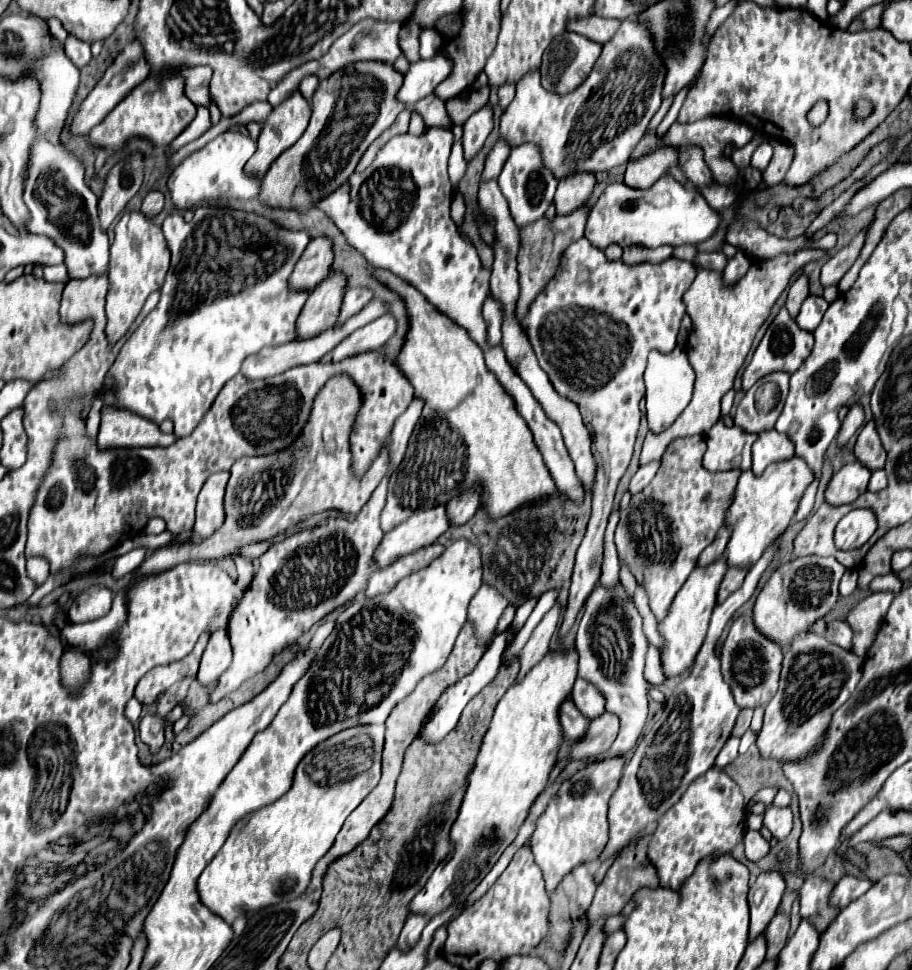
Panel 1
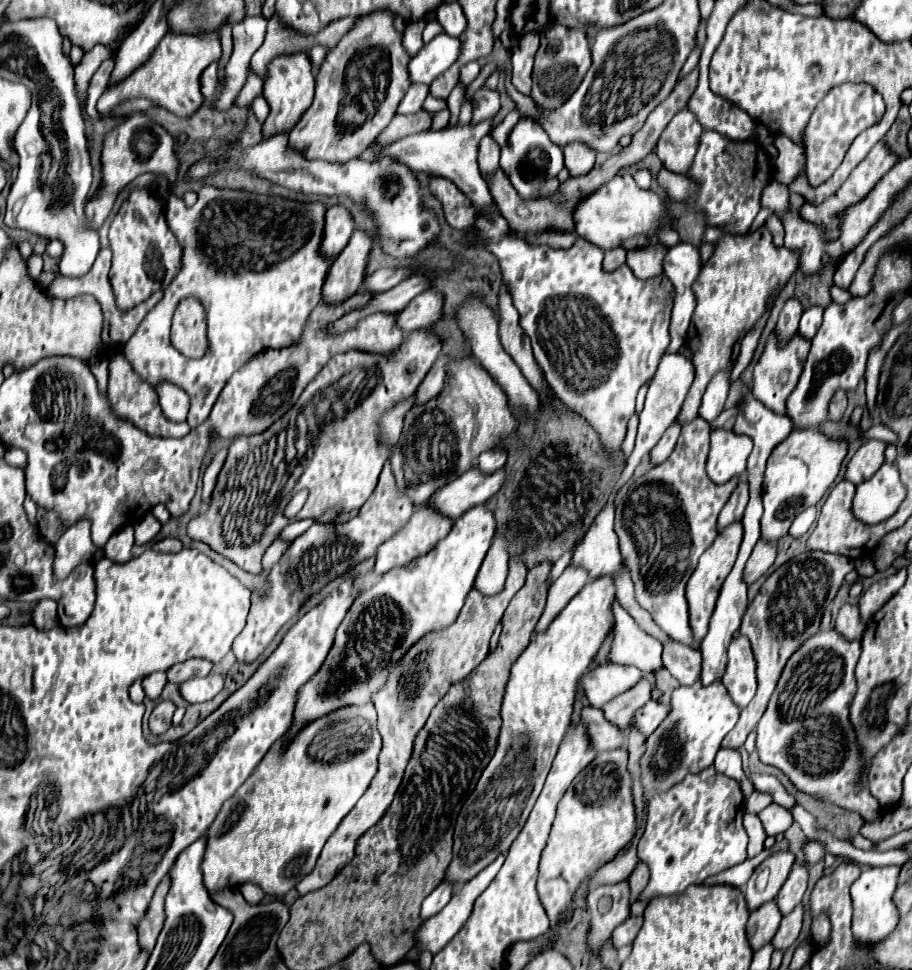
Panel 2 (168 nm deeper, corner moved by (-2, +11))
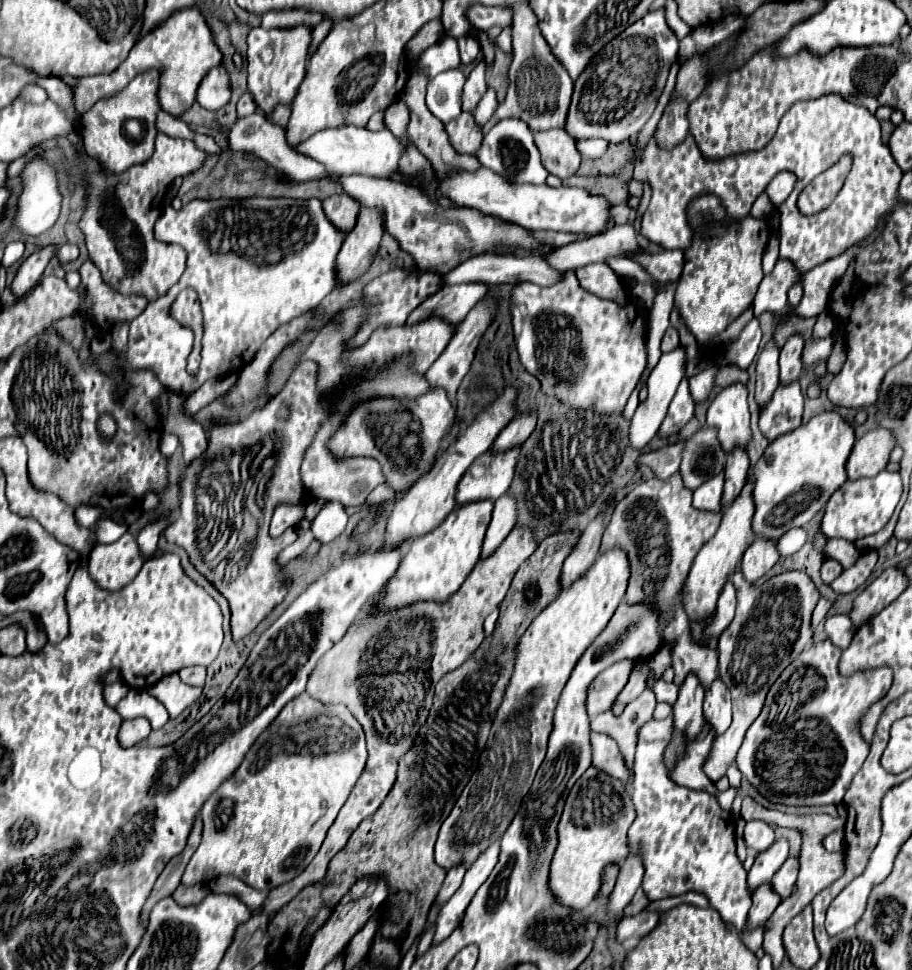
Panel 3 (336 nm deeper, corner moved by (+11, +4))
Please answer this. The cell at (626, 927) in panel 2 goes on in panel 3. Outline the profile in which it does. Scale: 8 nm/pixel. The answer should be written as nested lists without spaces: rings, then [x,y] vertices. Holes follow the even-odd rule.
[[[643,911],[635,917],[623,917],[617,927],[617,939],[627,941],[631,937],[639,939],[639,937],[647,935],[649,931],[655,929],[655,925],[659,923],[659,917],[661,917],[659,911]]]

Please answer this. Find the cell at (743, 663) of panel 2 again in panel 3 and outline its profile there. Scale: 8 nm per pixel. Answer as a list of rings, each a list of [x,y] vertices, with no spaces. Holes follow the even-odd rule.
[[[717,679],[711,685],[711,691],[705,693],[703,715],[709,719],[717,735],[725,733],[731,725],[731,699],[727,699],[727,687],[723,687]]]

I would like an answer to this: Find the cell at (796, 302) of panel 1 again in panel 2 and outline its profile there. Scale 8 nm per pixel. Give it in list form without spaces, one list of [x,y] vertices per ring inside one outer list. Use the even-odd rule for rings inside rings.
[[[794,296],[788,298],[788,302],[784,304],[782,312],[780,312],[780,318],[778,318],[778,336],[780,336],[780,342],[786,342],[790,340],[796,332],[798,332],[798,322],[800,322],[800,316],[802,316],[802,302],[796,300]]]

